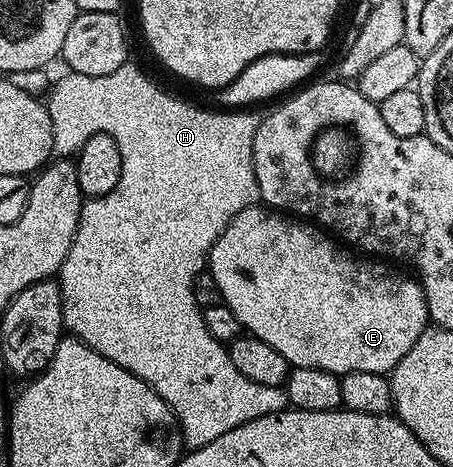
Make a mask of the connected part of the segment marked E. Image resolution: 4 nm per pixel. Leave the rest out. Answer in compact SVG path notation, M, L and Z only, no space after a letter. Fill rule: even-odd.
M255 204L240 211L224 228L224 232L210 250L208 274L214 277L214 282L222 293L221 301L228 308L232 308L232 312L236 312L236 320L240 320L243 331L254 338L264 340L264 344L272 344L272 348L276 348L276 352L280 352L280 356L284 356L284 360L288 360L291 367L320 368L324 372L332 372L339 376L348 372L372 372L386 376L396 364L400 364L404 352L408 352L408 348L412 348L412 344L416 344L418 337L427 330L430 313L426 307L426 297L422 287L413 277L405 278L404 275L397 274L396 271L389 270L388 267L374 261L378 260L371 260L369 257L351 252L345 245L335 241L325 229L309 221L287 216L262 204Z

